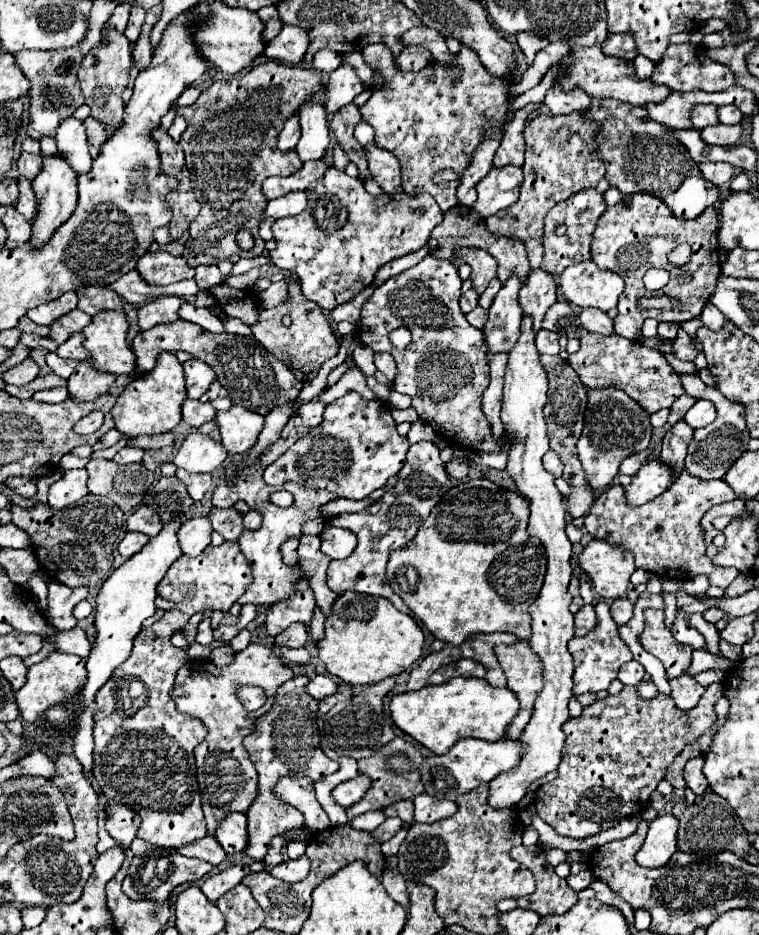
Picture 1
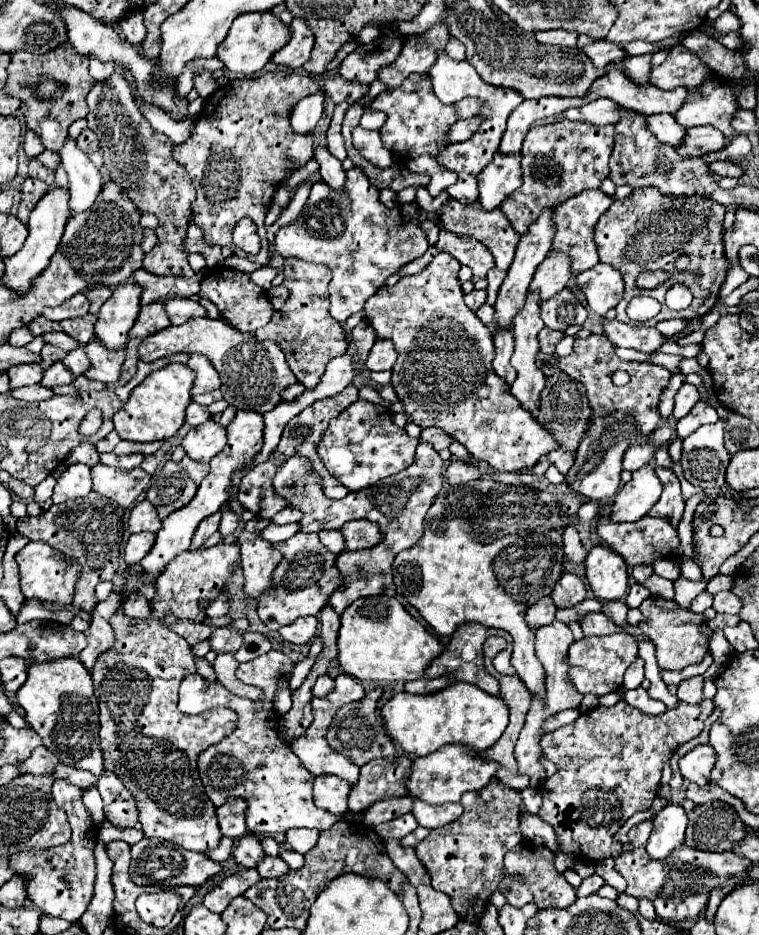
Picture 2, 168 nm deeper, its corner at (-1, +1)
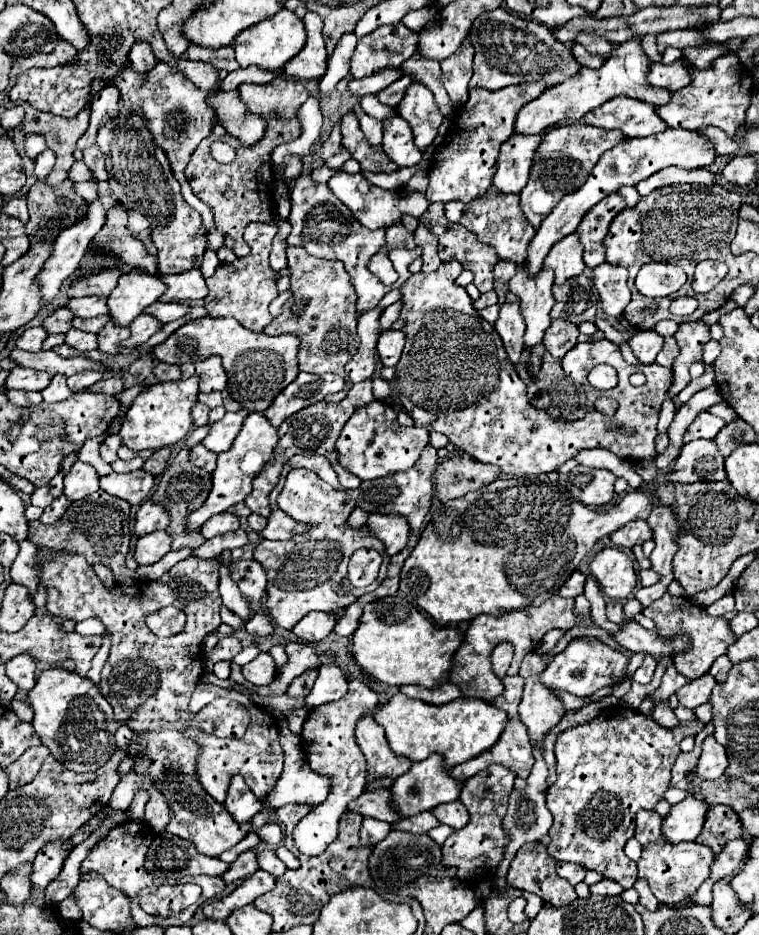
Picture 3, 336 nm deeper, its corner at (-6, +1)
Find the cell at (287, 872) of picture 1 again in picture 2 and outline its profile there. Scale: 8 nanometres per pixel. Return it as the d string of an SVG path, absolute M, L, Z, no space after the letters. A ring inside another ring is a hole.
M265 856L259 864L257 864L257 872L261 874L261 878L279 878L281 874L289 872L289 866L285 866L285 862L279 856Z

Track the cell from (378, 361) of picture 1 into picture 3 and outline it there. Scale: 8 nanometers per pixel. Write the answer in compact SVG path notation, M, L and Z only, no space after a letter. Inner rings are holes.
M386 330L378 338L378 354L384 366L396 366L404 348L402 330Z

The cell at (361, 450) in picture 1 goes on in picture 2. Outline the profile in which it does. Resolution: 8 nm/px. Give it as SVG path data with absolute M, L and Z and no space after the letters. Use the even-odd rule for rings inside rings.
M357 400L353 406L347 406L347 410L343 410L337 418L333 418L333 422L329 422L327 432L323 434L321 442L317 444L317 452L321 462L325 464L325 468L341 482L345 482L345 488L349 492L357 492L363 488L373 486L375 482L379 482L381 478L387 478L391 474L397 474L401 470L405 470L415 456L415 448L417 448L419 440L411 438L403 428L397 428L391 420L391 412L383 406L375 406L371 402L365 400Z

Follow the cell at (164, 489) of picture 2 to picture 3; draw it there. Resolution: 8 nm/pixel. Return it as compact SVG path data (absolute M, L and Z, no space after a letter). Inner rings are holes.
M182 448L174 456L174 460L168 464L168 468L160 474L158 480L160 482L158 482L158 486L152 494L152 500L156 504L162 504L172 516L172 524L168 528L168 530L172 530L172 538L174 538L172 540L172 550L198 548L200 544L206 542L206 538L200 534L200 530L186 530L186 518L188 518L190 512L198 510L206 502L206 498L210 494L210 486L212 486L212 474L202 470L202 468L196 468L188 458L188 448Z

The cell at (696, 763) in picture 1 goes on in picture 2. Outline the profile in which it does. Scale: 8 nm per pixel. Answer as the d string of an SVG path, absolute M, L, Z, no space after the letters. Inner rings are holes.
M709 744L695 746L679 760L679 770L683 778L697 786L709 784L709 772L715 766L715 750Z

